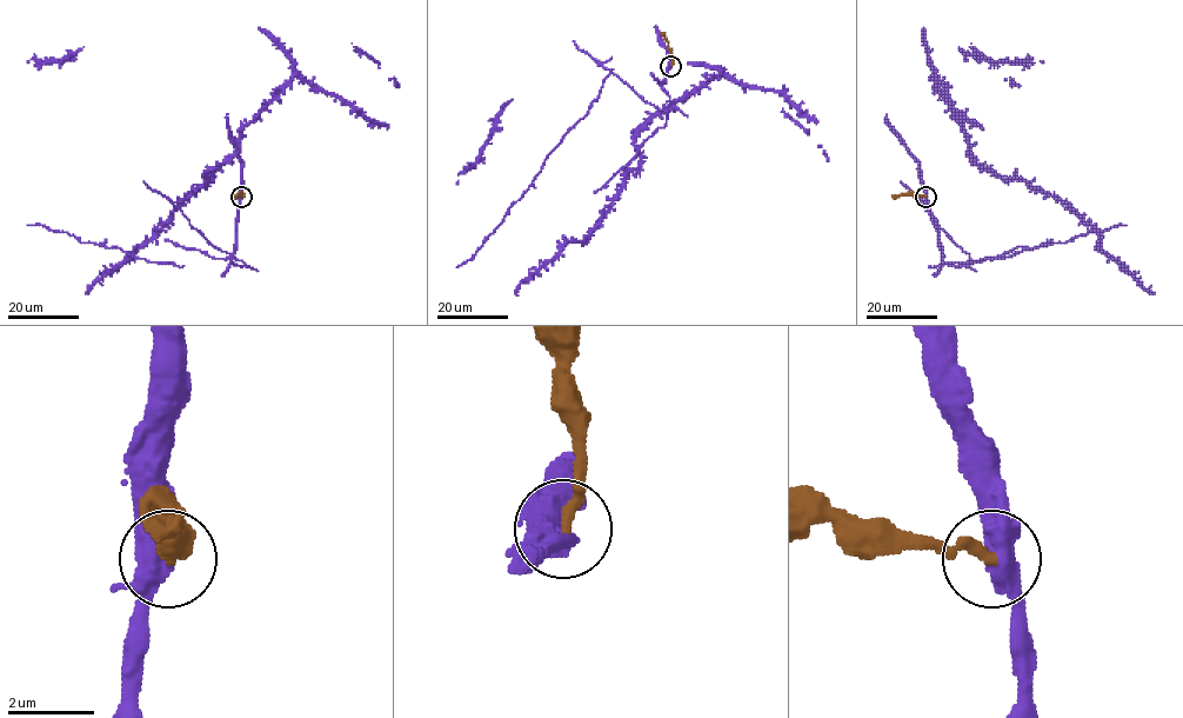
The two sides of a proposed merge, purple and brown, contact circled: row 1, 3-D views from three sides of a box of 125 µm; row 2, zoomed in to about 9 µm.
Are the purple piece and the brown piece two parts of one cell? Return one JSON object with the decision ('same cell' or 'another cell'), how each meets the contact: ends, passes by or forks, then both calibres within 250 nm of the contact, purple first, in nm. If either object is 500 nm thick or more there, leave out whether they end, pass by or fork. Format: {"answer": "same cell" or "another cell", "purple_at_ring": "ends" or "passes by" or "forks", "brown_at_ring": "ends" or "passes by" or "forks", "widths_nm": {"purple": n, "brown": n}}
{"answer": "another cell", "purple_at_ring": "forks", "brown_at_ring": "ends", "widths_nm": {"purple": 460, "brown": 260}}

